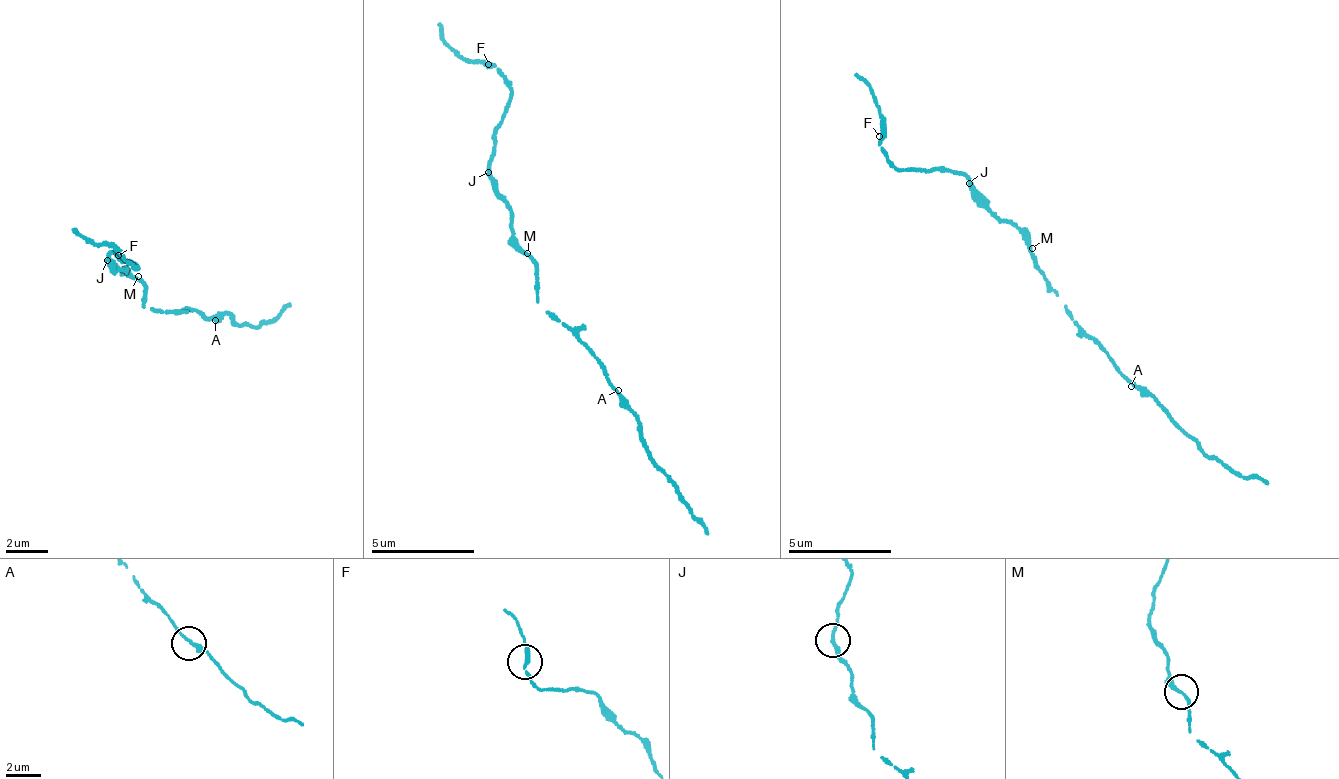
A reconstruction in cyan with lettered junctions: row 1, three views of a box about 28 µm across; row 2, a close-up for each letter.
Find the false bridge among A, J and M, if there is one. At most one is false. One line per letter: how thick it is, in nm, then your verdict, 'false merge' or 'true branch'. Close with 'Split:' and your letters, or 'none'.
A: calibre 240 nm; true branch
J: calibre 240 nm; true branch
M: calibre 240 nm; true branch
Split: none

